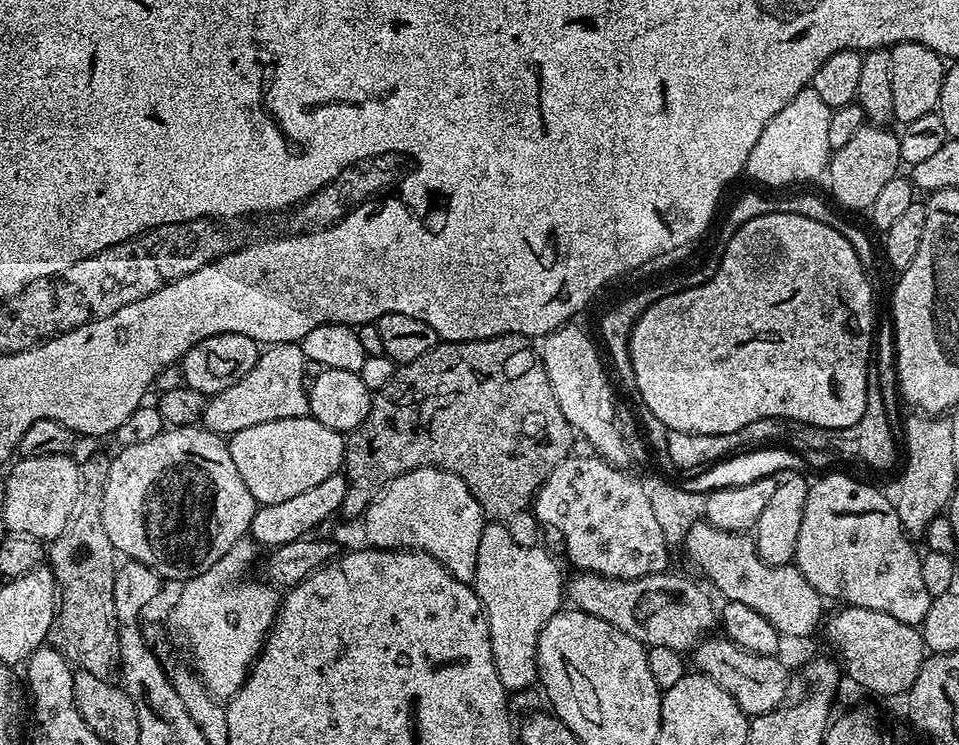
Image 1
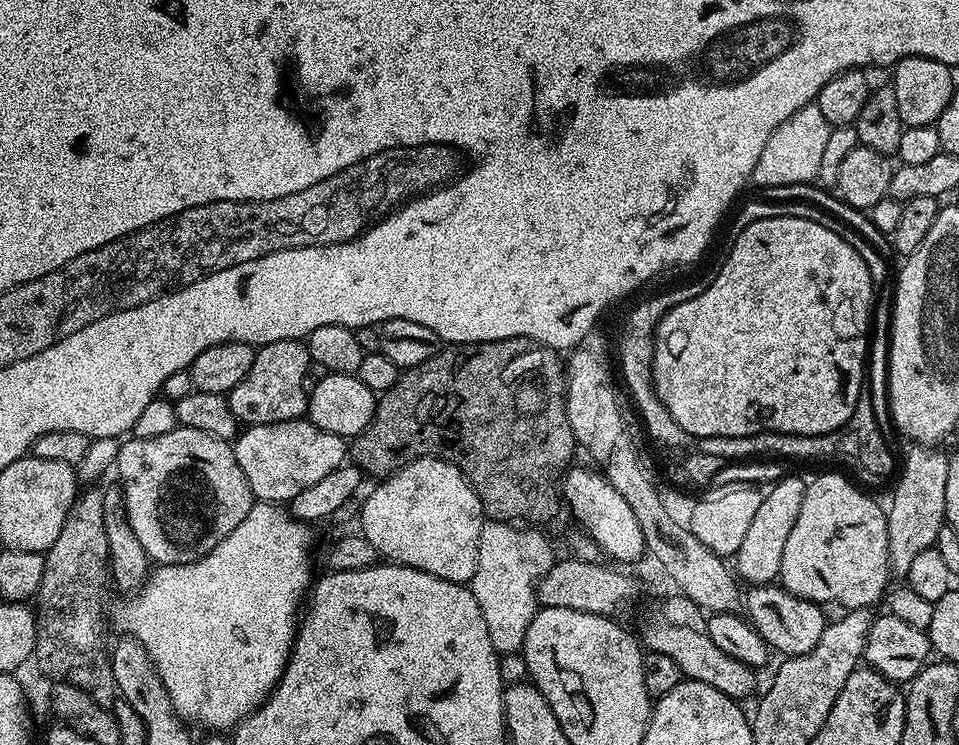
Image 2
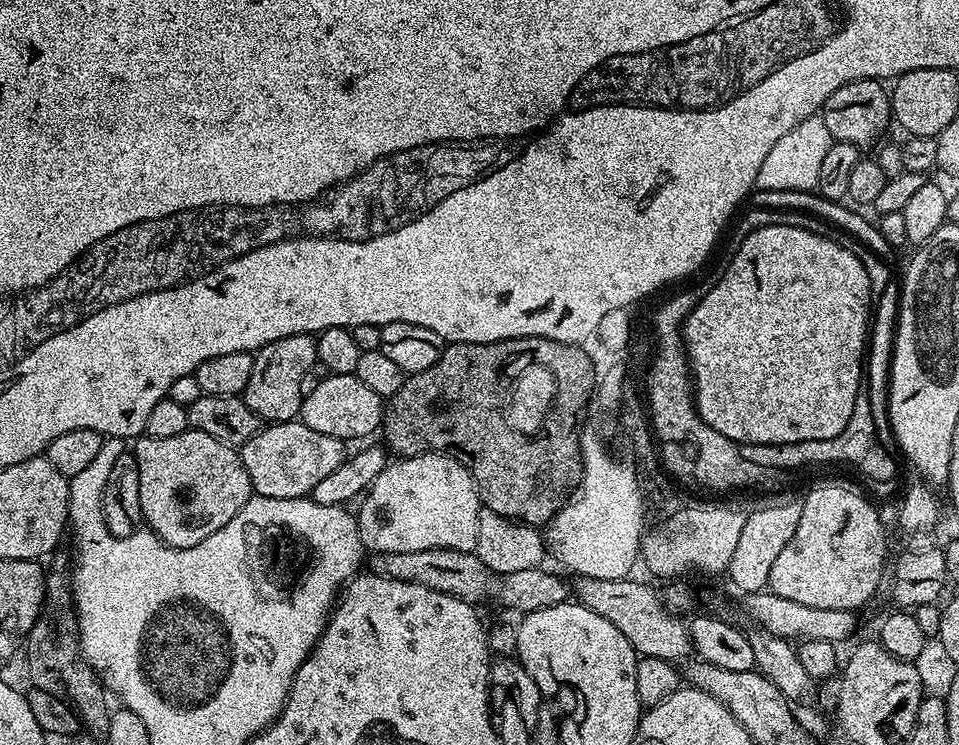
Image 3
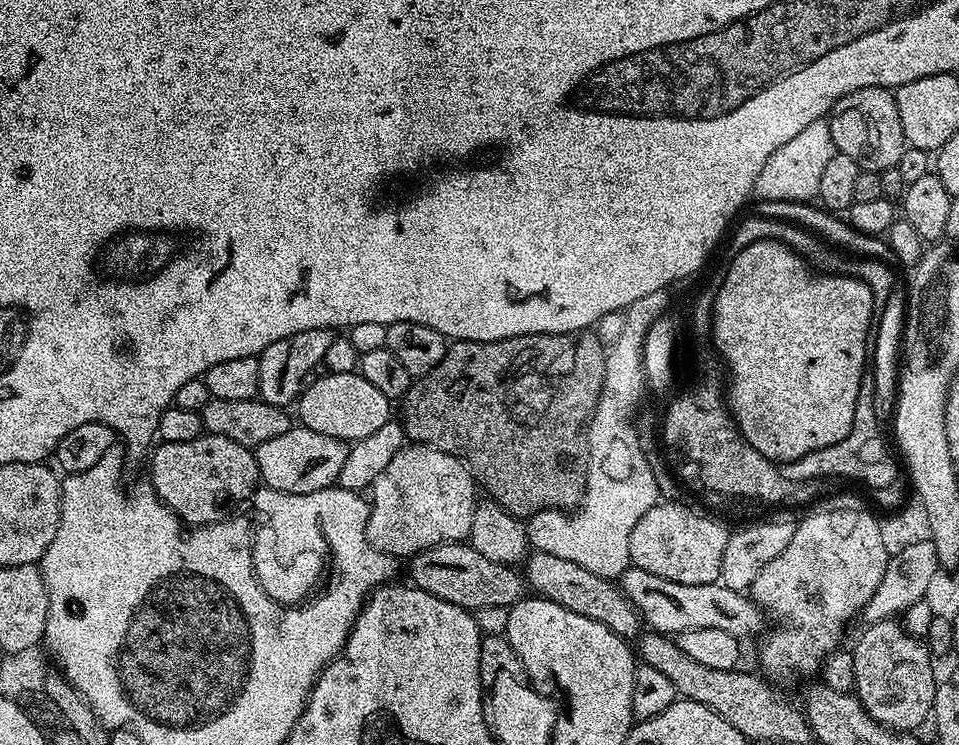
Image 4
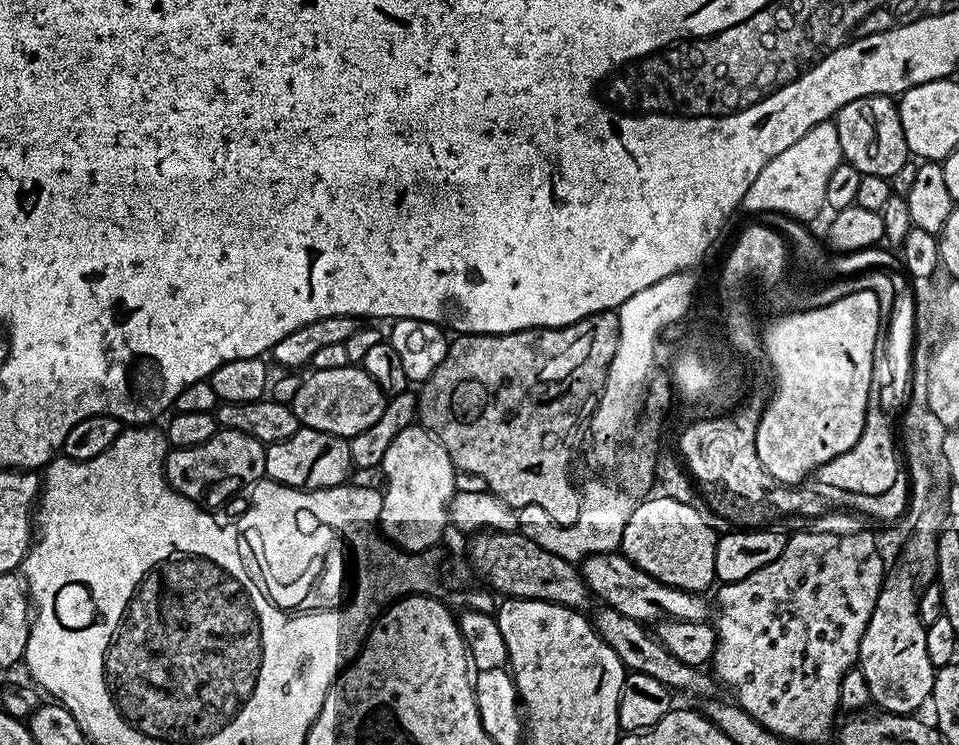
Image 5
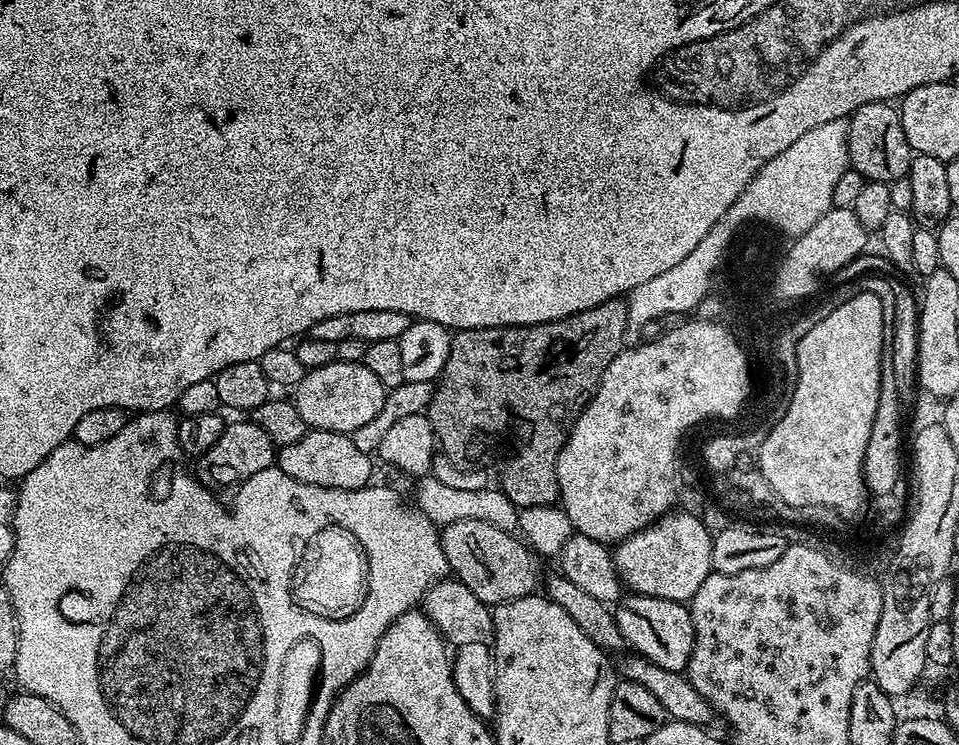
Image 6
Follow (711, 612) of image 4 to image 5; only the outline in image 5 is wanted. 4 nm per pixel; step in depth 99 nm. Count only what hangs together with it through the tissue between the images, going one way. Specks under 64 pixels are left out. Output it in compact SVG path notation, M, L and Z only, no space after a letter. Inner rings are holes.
M619 551L585 556L578 569L589 593L595 599L597 596L607 607L618 610L618 614L626 614L626 618L634 618L641 622L649 622L648 620L698 622L709 619L710 604L709 601L708 604L704 601L705 597L701 593L666 586L666 582L658 582L658 578L650 578L646 570L634 566L634 562L630 562Z

